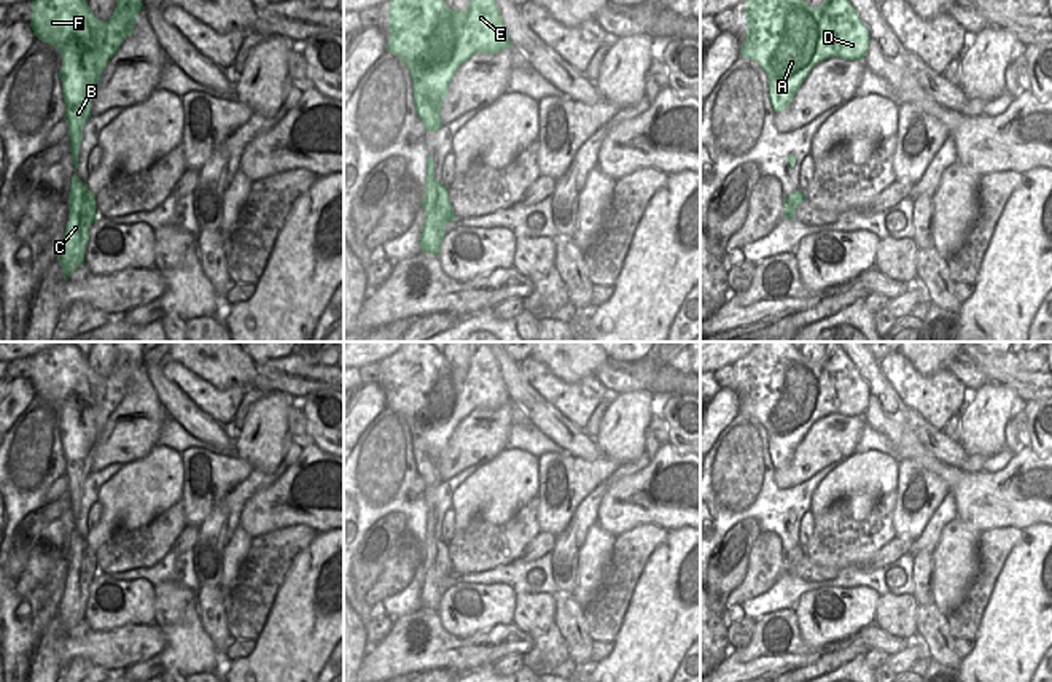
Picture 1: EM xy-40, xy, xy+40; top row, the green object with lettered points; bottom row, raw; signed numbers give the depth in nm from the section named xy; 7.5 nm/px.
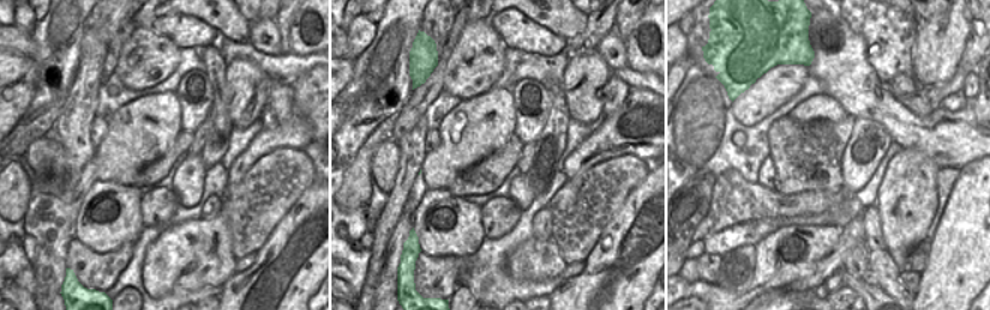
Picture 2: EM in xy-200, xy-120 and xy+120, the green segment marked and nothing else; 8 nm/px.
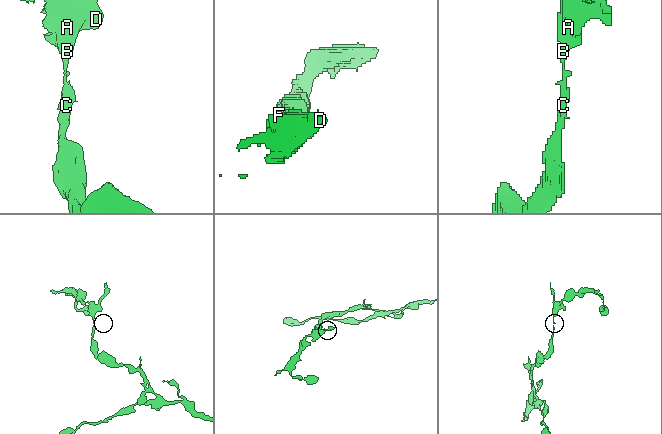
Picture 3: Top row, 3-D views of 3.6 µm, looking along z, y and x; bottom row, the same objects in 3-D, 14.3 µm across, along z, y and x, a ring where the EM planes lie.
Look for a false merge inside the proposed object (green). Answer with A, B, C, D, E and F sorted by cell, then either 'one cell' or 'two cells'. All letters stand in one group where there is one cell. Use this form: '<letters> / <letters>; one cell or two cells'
A B C D E F; one cell

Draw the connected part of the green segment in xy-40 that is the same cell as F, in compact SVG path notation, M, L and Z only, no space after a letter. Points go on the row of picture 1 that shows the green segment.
M37 0L30 3L32 17L30 27L38 40L59 49L62 67L59 78L65 102L65 121L68 122L70 153L75 164L75 173L68 191L68 221L62 245L57 251L57 261L62 267L62 275L67 278L80 265L84 264L84 250L89 240L91 224L99 218L95 196L88 184L76 176L78 151L81 148L83 129L91 118L91 100L100 75L110 59L121 48L124 40L134 33L135 19L145 10L142 0L116 0L113 16L103 22L97 19L86 0Z

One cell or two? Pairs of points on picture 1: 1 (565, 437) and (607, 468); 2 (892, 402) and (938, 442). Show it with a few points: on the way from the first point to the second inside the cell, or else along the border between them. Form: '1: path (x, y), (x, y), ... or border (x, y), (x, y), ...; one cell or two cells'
1: border (565, 450), (588, 460), (600, 457); two cells
2: path (903, 409), (927, 433); one cell

